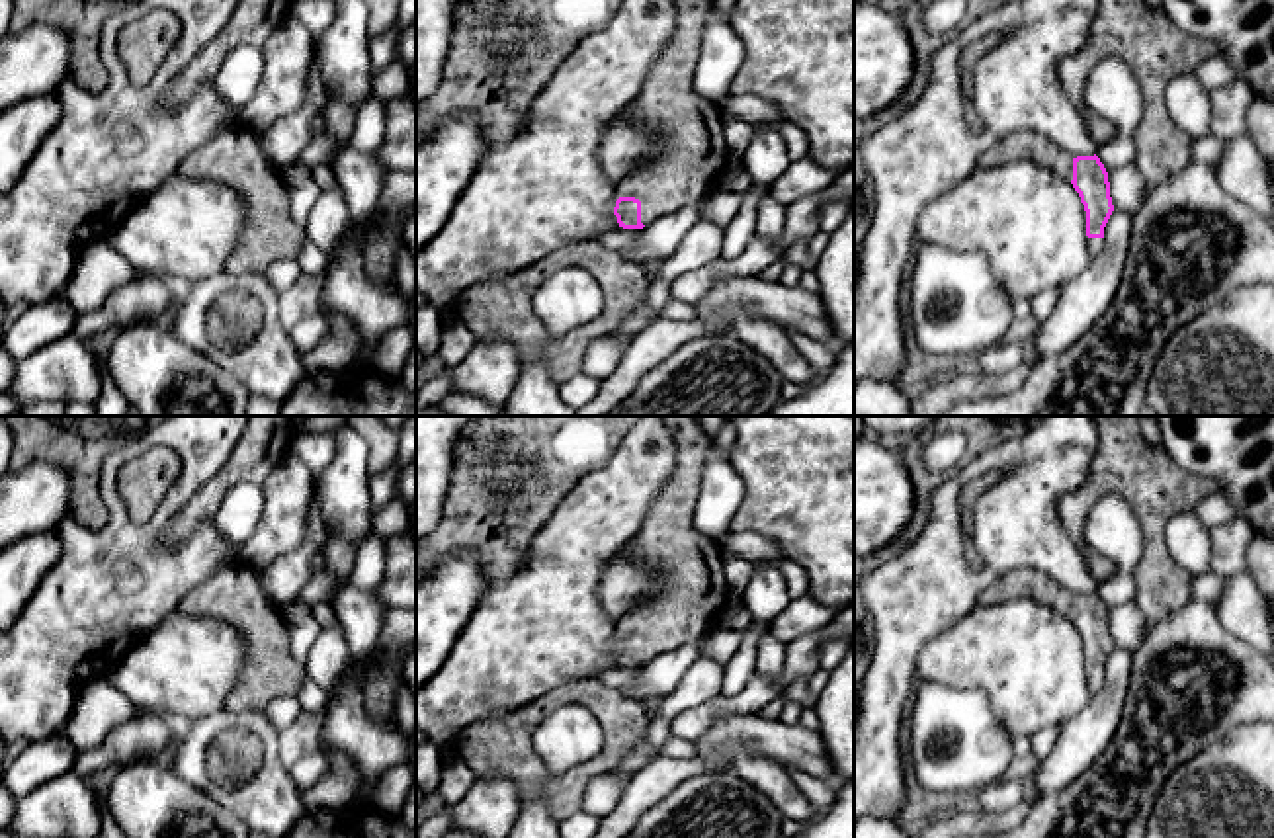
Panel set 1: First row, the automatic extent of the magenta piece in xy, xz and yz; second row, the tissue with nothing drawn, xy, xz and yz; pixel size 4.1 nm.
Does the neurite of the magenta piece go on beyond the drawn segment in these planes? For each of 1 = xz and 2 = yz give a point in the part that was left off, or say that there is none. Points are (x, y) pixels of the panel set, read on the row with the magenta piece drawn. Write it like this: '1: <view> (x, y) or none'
1: xz (684, 170)
2: yz (1036, 147)

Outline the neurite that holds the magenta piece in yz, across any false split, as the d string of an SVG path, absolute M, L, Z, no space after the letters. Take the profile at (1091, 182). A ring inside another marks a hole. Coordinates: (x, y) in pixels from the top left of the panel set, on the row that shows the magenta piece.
M1010 133L979 156L977 168L1028 158L1073 184L1086 211L1088 250L1096 256L1104 248L1104 227L1114 211L1108 172L1100 158L1096 154L1073 158L1038 133Z

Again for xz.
M674 0L676 31L653 59L641 94L629 104L629 117L664 139L657 154L637 164L617 186L614 215L623 229L643 229L657 219L690 205L701 205L731 164L721 107L694 90L694 72L701 35L711 8L709 0Z

